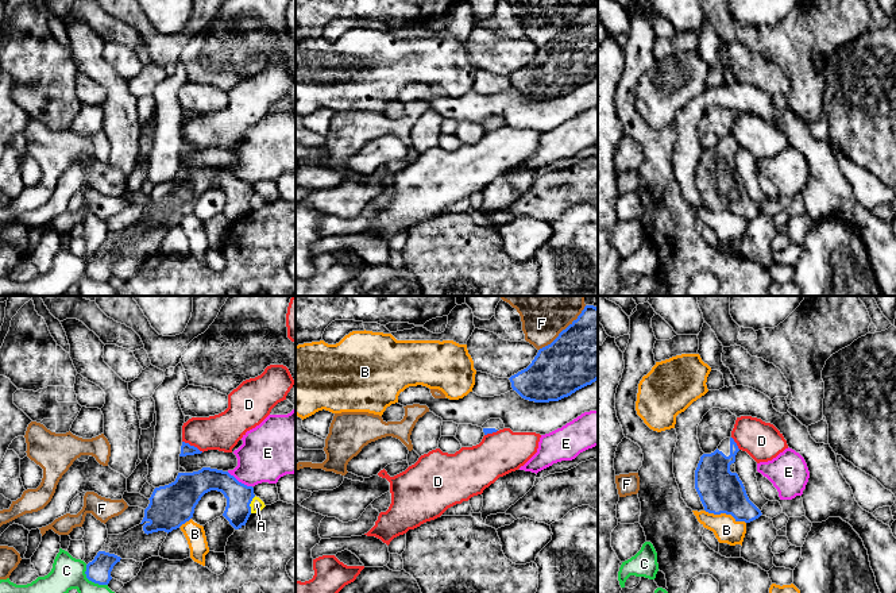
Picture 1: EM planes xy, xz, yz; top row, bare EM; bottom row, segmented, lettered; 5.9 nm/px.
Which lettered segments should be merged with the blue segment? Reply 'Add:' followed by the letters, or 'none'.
Add: none

